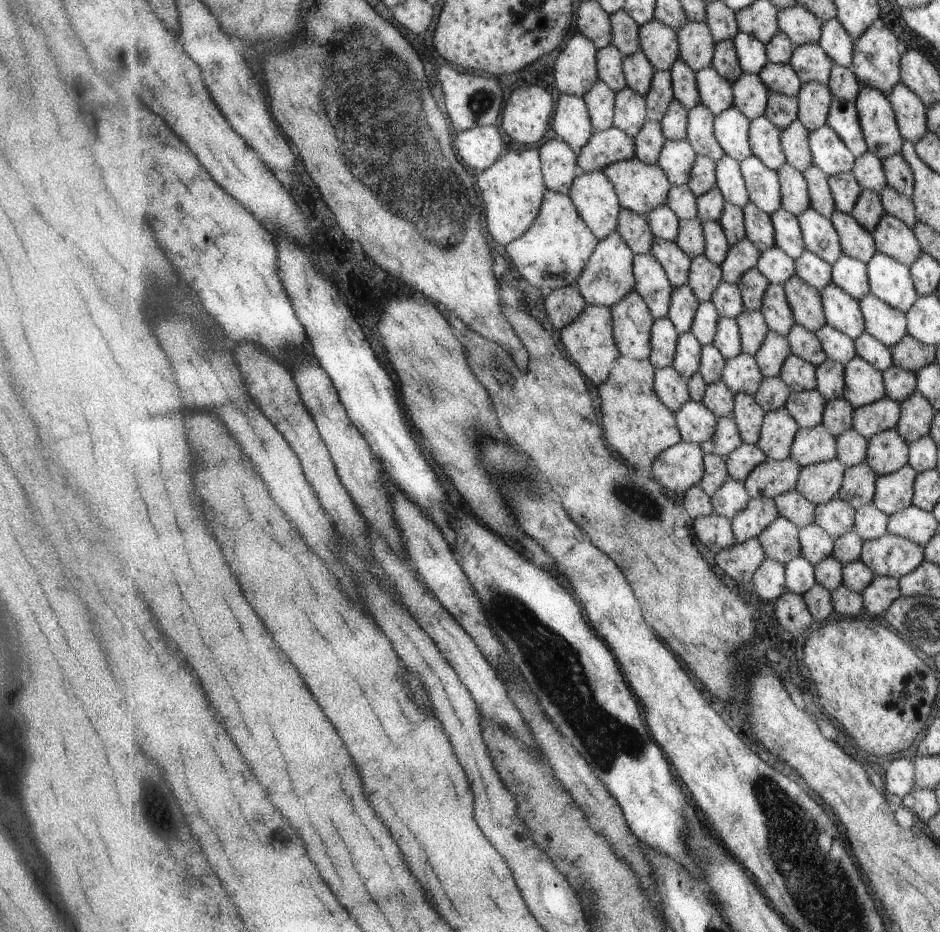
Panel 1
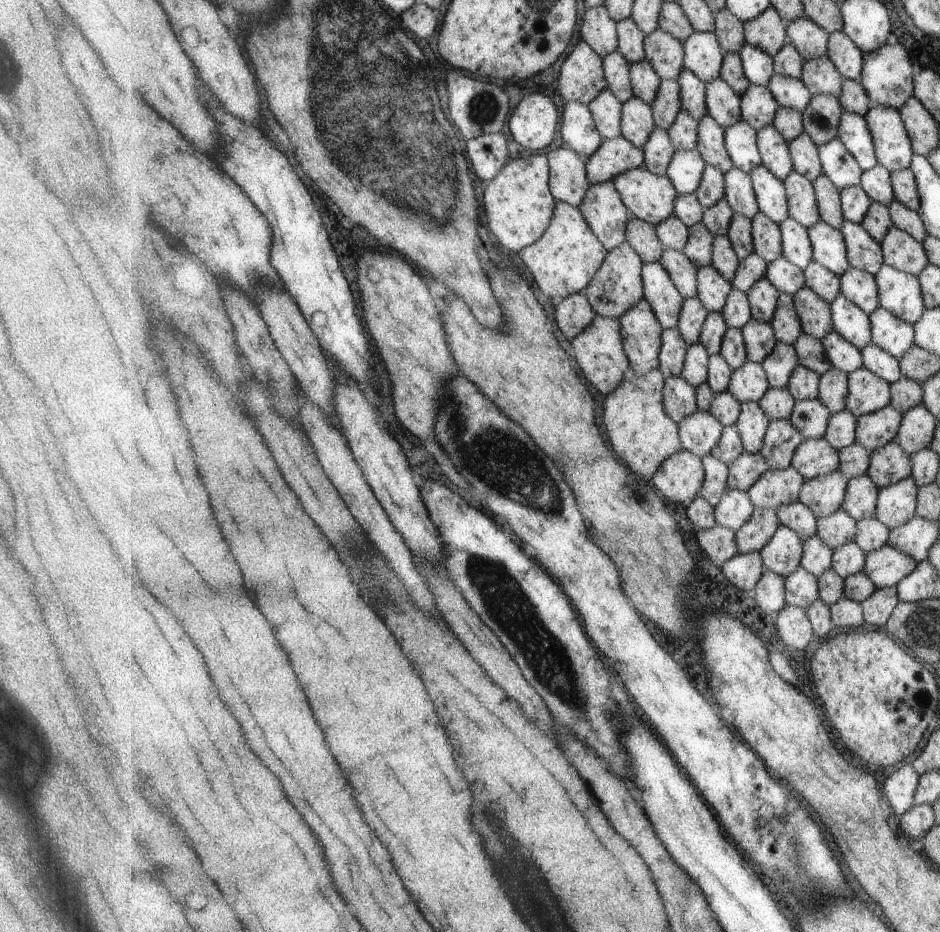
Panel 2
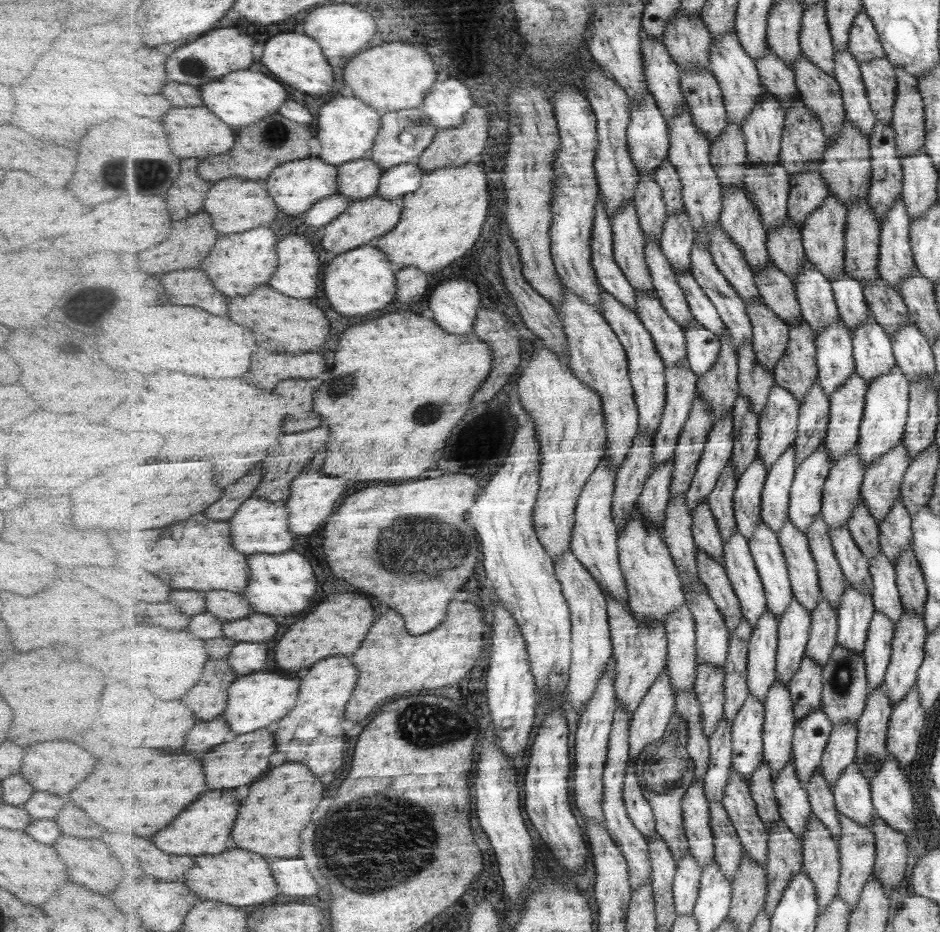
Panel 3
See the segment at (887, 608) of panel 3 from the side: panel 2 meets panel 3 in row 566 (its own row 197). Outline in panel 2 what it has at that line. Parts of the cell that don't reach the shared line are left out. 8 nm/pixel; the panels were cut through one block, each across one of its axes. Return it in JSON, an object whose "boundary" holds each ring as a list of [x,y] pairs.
{"boundary":[[[881,164],[863,172],[860,187],[867,192],[871,201],[885,204],[887,207],[896,200],[891,172]]]}

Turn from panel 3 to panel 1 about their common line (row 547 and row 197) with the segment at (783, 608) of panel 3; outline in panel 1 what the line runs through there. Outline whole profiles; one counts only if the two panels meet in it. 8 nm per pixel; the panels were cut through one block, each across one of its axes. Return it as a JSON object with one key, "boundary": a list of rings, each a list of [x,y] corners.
{"boundary":[[[758,156],[740,162],[750,200],[767,214],[775,214],[782,204],[782,181],[775,169],[769,168]]]}

